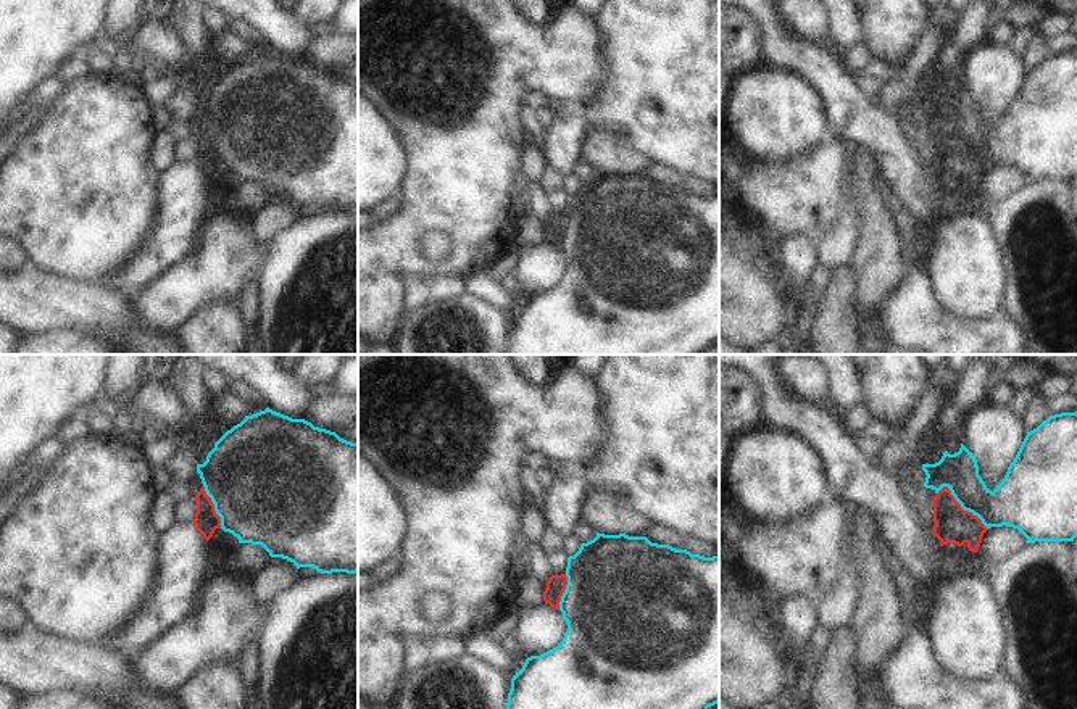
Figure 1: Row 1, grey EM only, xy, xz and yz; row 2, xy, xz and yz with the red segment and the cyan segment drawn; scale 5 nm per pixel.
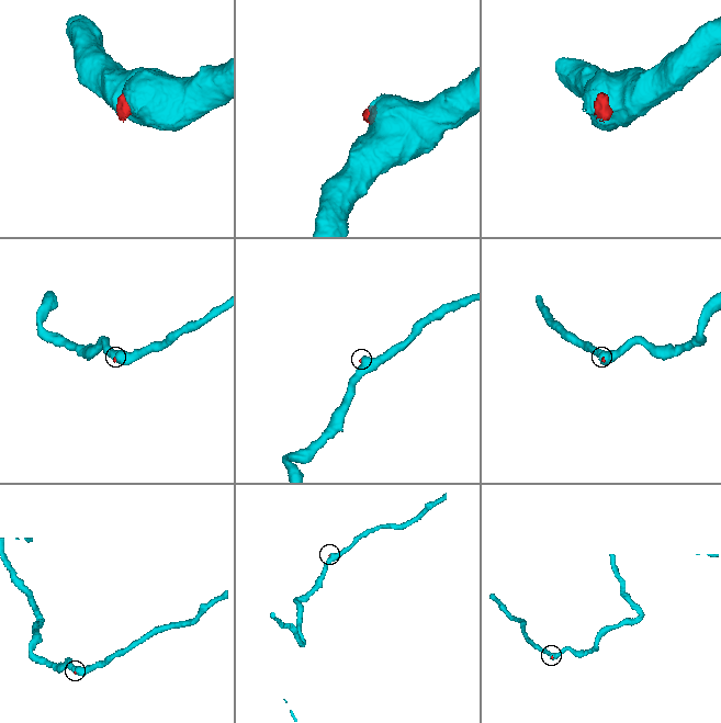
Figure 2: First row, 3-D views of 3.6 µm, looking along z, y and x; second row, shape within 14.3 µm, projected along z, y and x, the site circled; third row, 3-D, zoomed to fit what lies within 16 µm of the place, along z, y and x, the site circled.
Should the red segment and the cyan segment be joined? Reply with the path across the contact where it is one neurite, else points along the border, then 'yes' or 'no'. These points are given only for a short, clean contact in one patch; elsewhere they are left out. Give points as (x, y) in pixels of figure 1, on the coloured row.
across yz (953, 524), (960, 518), (960, 506), (1003, 506), (1010, 503) | yes

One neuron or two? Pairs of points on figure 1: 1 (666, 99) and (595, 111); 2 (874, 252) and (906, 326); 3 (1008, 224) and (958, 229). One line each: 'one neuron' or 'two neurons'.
1: one neuron
2: two neurons
3: two neurons

